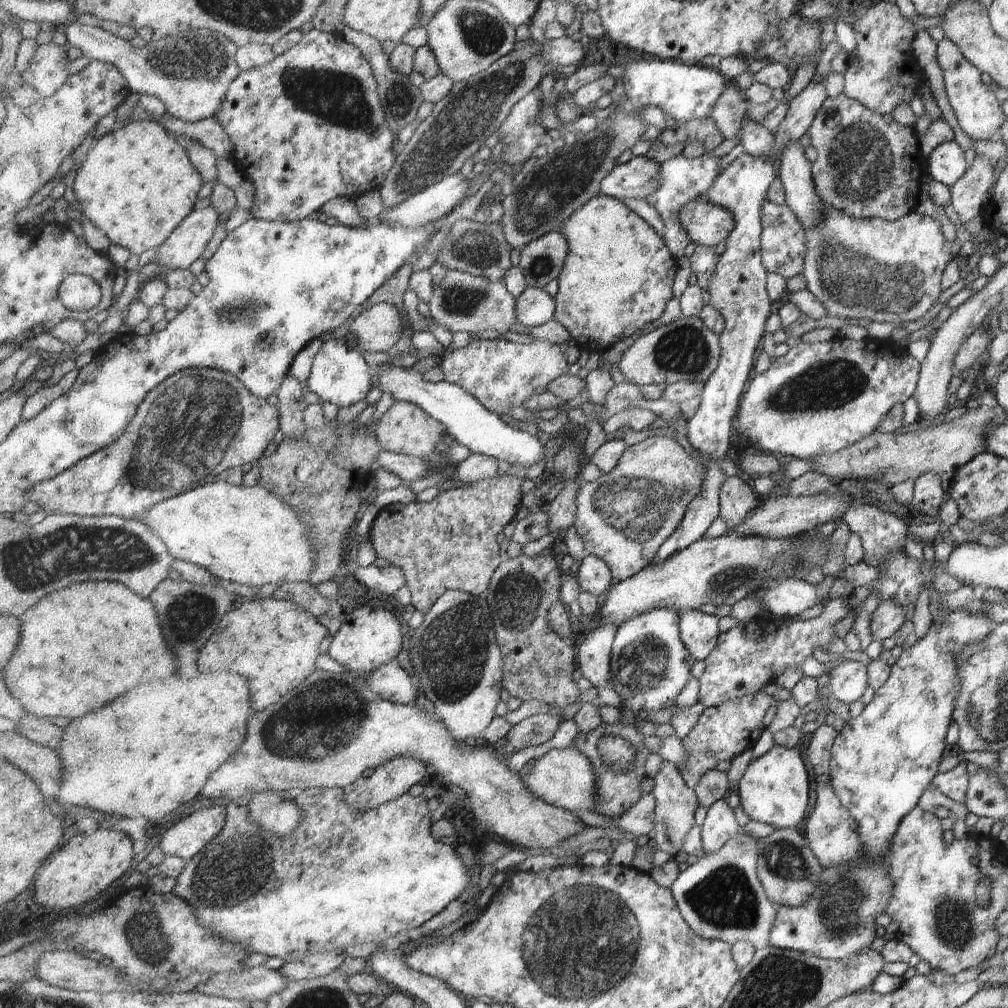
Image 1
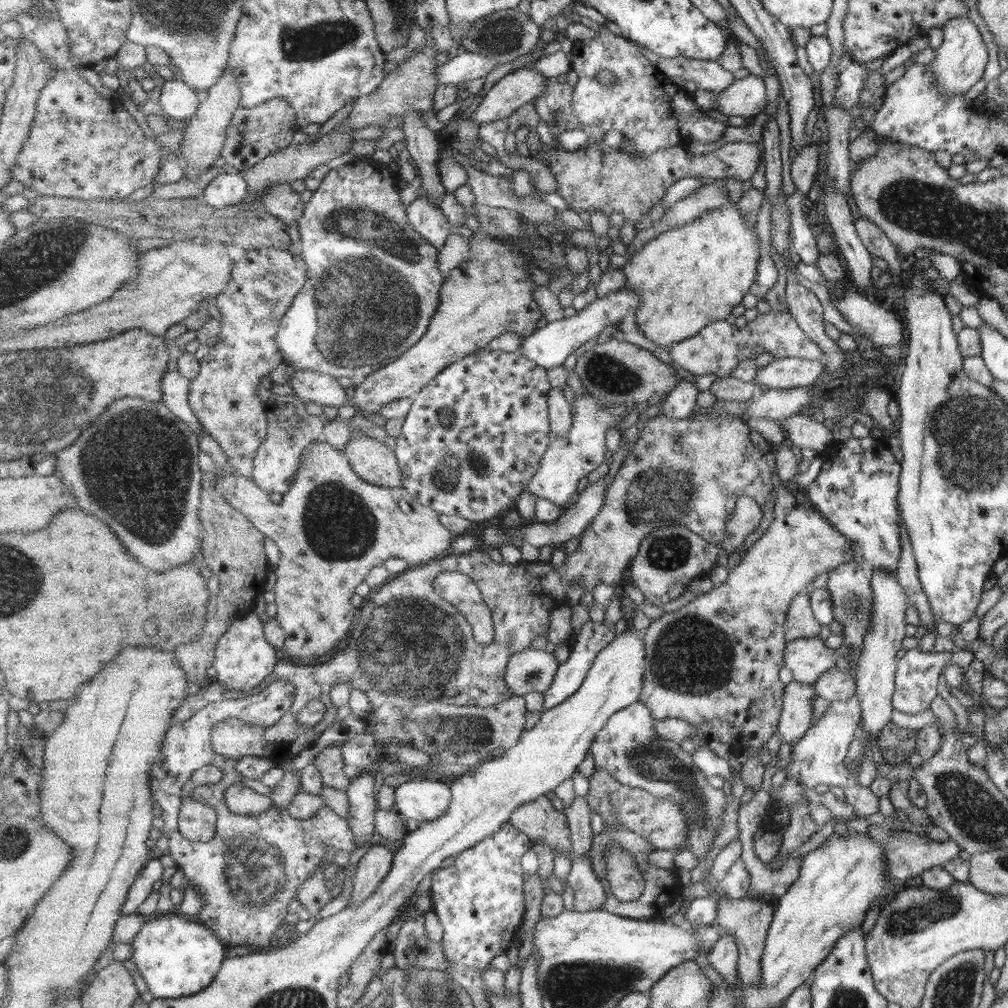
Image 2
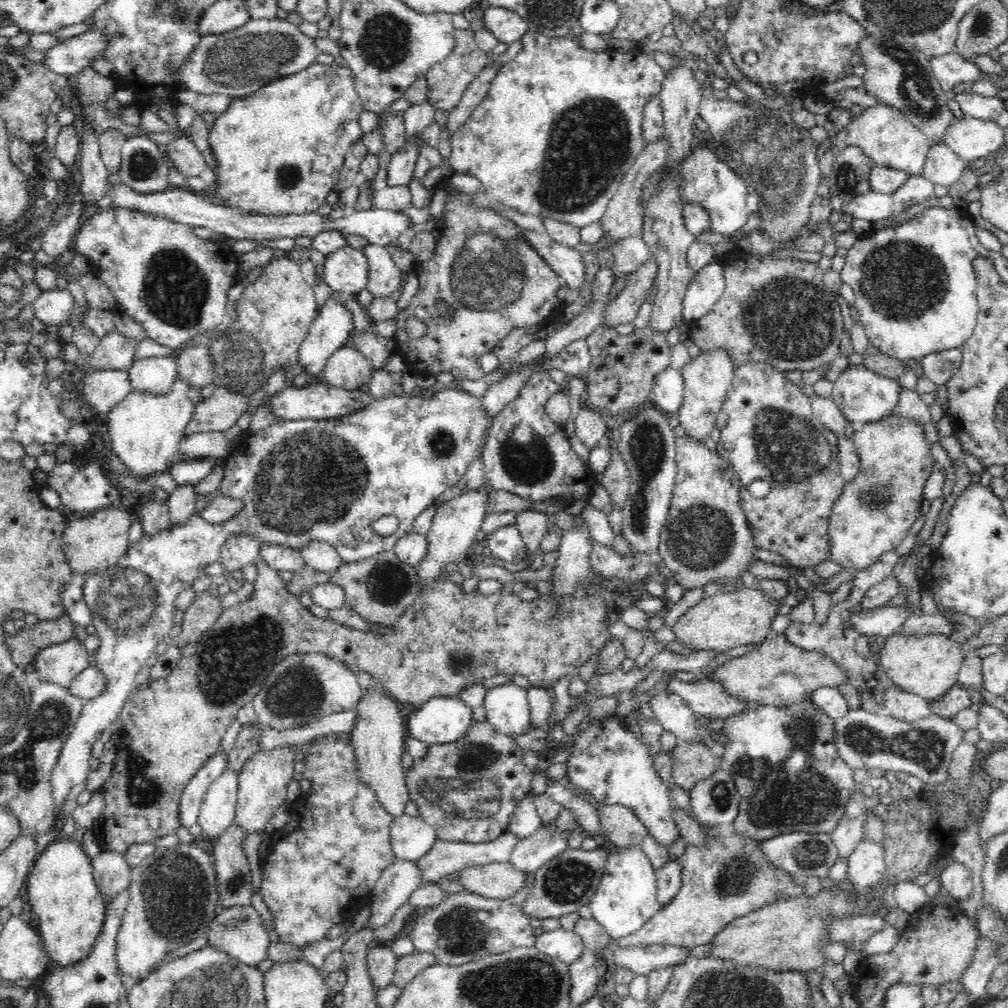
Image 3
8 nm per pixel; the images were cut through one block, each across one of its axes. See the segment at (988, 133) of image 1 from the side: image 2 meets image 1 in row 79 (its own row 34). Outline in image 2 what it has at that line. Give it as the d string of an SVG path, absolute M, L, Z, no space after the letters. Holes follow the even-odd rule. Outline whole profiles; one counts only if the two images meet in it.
M965 13L963 16L947 20L943 27L941 44L934 49L933 59L926 64L927 70L935 76L935 86L943 94L965 94L975 82L981 80L987 62L987 50L981 35Z

